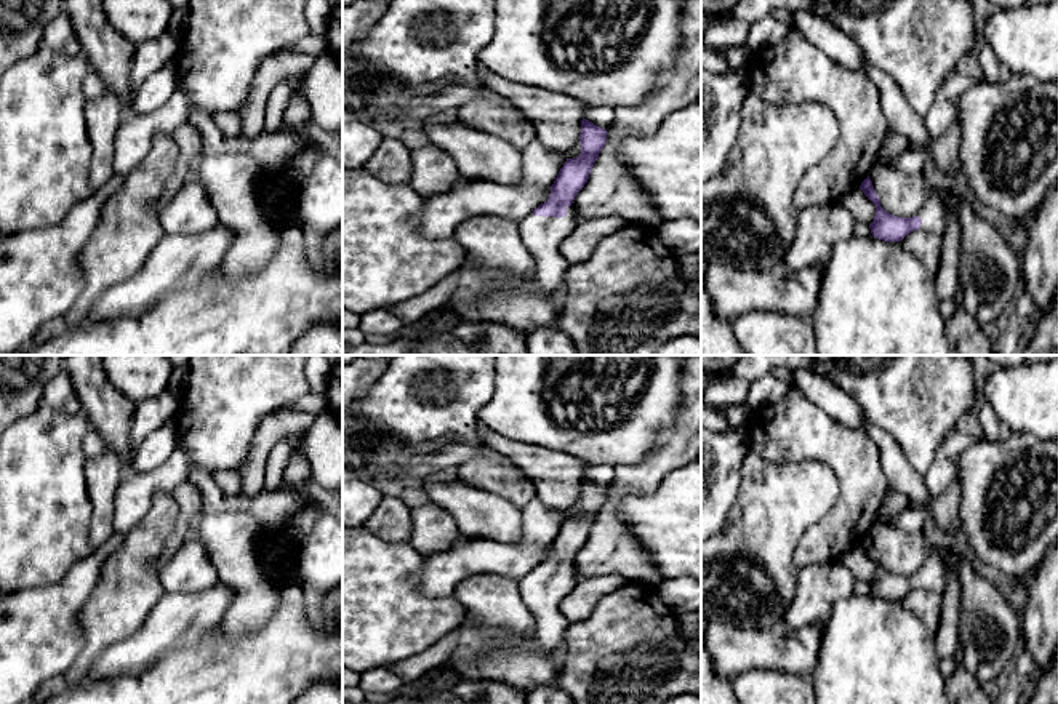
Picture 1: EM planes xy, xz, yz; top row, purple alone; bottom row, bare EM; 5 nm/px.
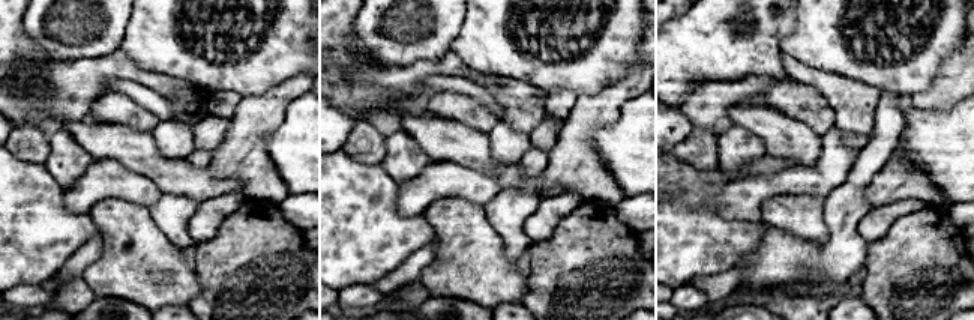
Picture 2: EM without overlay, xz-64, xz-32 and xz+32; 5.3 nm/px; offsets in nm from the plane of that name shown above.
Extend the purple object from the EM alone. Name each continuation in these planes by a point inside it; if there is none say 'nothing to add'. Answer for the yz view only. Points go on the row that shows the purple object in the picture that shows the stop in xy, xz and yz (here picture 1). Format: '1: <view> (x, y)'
1: yz (933, 213)

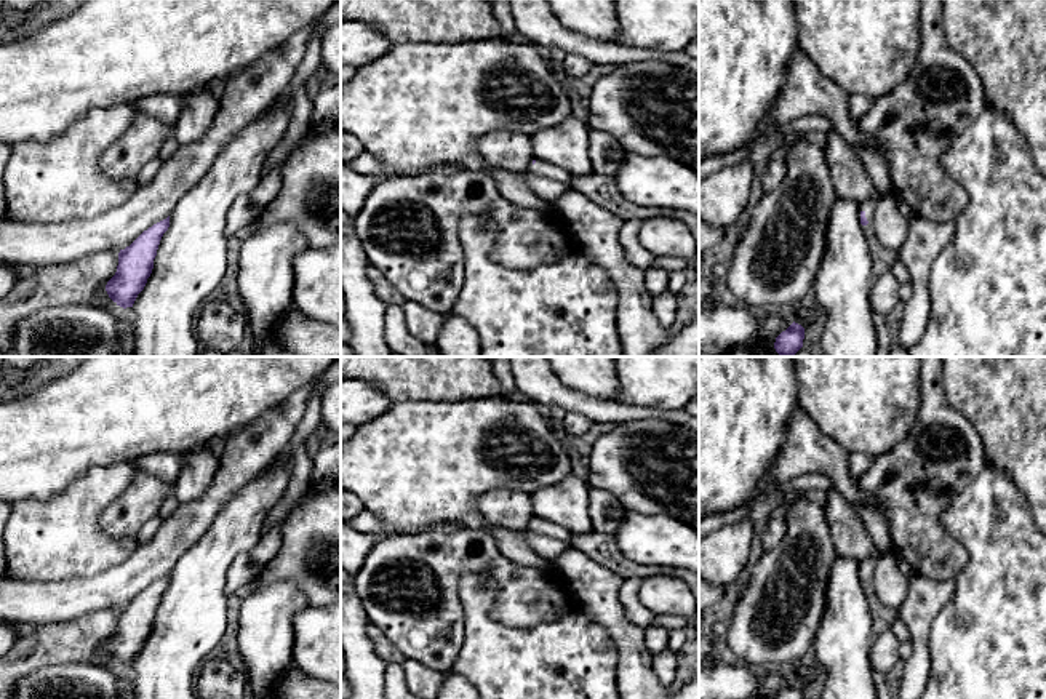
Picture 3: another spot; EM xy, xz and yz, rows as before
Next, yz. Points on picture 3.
1: yz (869, 207)

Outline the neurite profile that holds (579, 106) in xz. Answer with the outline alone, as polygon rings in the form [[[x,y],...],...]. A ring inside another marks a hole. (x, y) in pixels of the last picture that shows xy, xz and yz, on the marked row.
[[[568,90],[568,94],[573,107],[573,117],[584,123],[589,123],[589,102],[574,91]]]

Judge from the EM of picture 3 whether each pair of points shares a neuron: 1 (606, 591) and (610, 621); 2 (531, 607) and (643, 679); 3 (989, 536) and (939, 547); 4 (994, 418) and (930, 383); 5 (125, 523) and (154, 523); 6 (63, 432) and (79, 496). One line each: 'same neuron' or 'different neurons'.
1: same neuron
2: different neurons
3: different neurons
4: different neurons
5: different neurons
6: different neurons

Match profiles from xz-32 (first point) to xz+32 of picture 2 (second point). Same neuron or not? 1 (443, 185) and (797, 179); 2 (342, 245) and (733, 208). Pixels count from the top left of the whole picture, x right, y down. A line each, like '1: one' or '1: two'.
1: one
2: two

